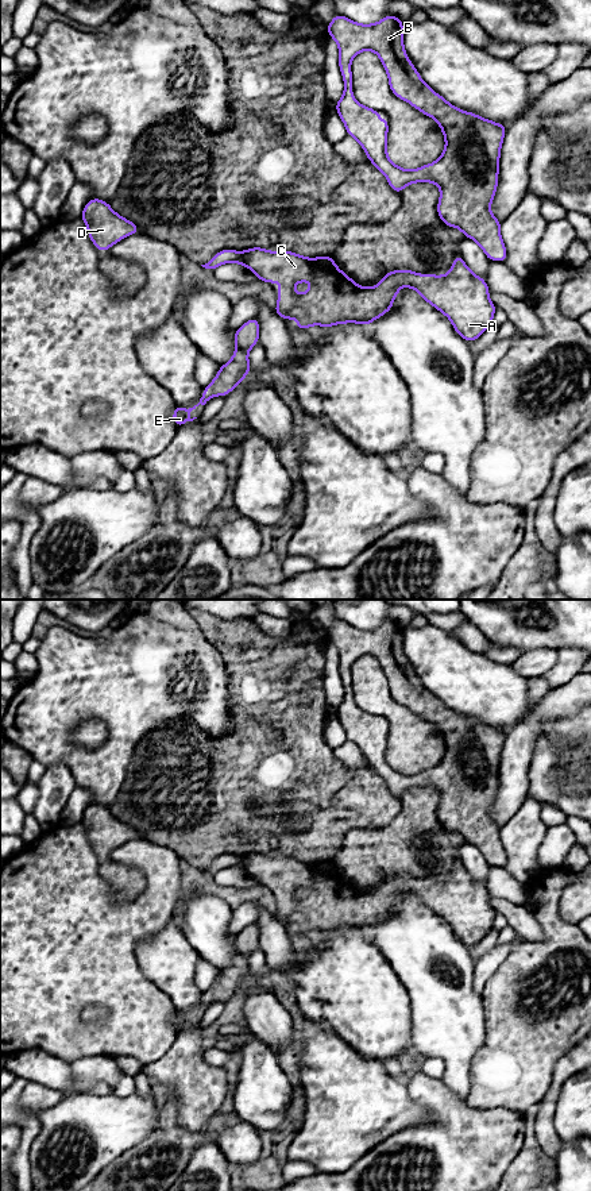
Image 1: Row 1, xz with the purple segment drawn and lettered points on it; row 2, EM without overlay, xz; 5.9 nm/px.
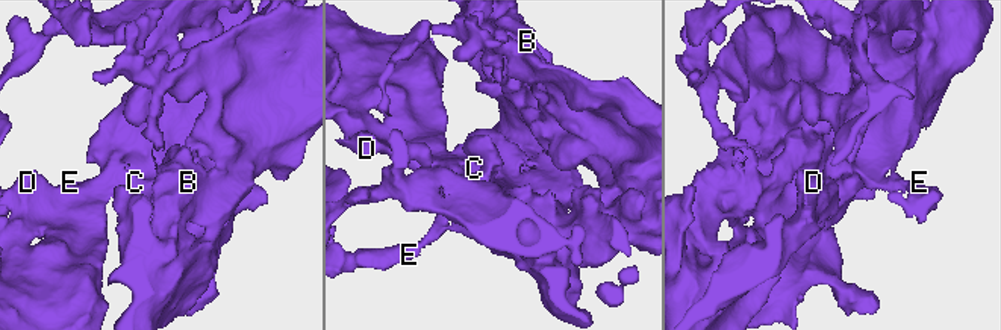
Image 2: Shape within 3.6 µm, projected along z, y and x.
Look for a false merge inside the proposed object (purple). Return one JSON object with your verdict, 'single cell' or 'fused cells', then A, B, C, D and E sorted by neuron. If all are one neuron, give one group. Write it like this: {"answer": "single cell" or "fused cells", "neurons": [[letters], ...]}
{"answer": "single cell", "neurons": [["A", "B", "C", "D", "E"]]}

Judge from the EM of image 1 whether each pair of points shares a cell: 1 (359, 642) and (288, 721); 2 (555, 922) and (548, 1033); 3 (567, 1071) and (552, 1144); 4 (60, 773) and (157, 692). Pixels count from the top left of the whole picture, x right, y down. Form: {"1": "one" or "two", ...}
{"1": "two", "2": "one", "3": "one", "4": "two"}

